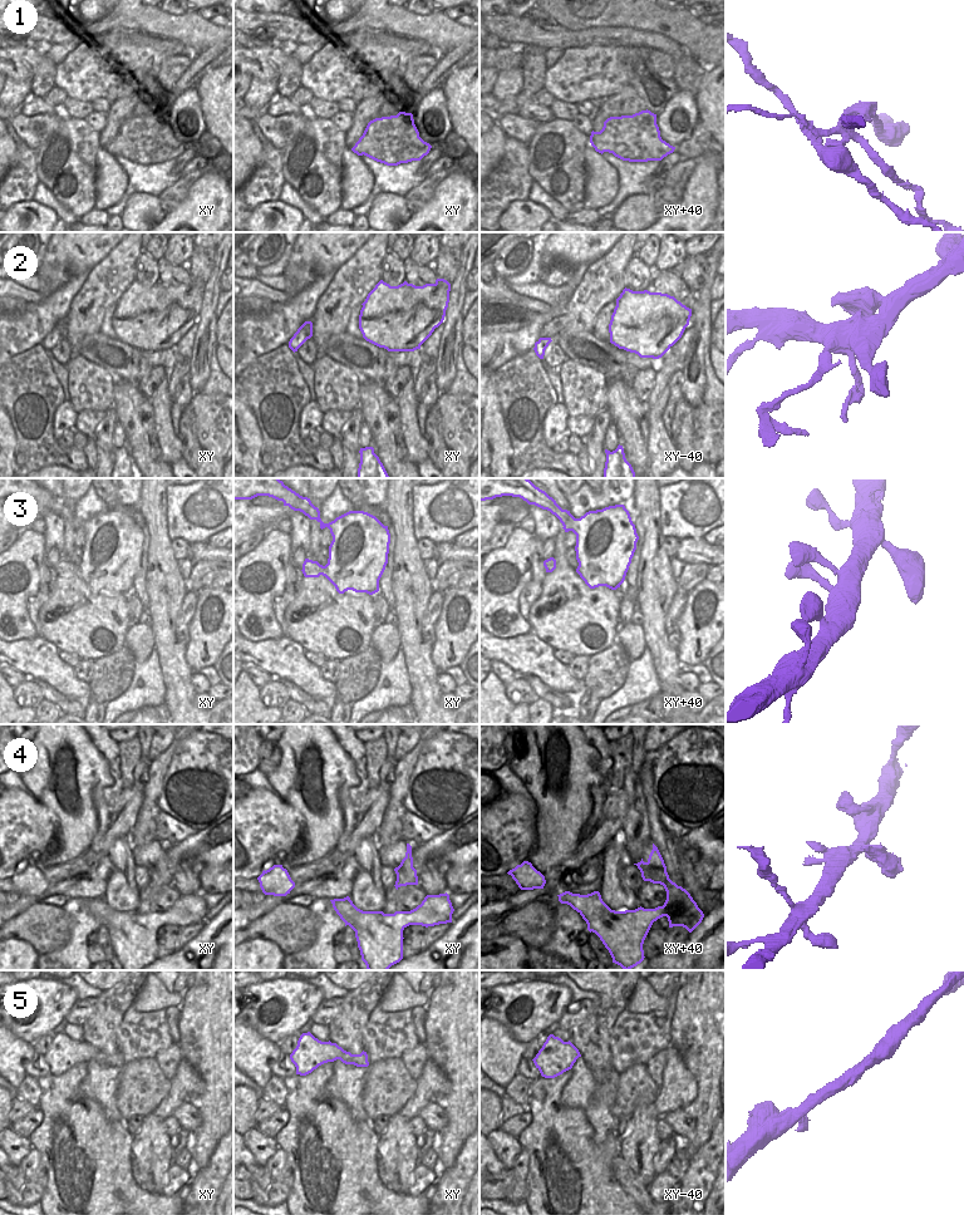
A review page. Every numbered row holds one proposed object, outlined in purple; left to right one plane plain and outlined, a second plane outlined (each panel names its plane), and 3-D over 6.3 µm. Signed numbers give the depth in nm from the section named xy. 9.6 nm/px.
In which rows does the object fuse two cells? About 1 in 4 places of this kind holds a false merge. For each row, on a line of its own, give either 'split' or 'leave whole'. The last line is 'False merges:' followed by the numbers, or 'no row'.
1: split
2: split
3: leave whole
4: leave whole
5: leave whole
False merges: 1, 2

